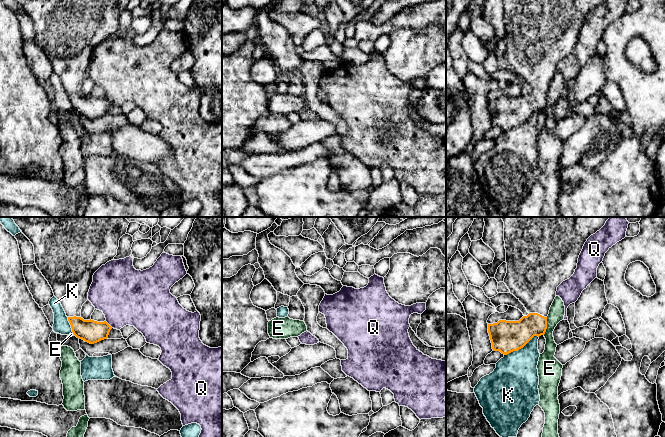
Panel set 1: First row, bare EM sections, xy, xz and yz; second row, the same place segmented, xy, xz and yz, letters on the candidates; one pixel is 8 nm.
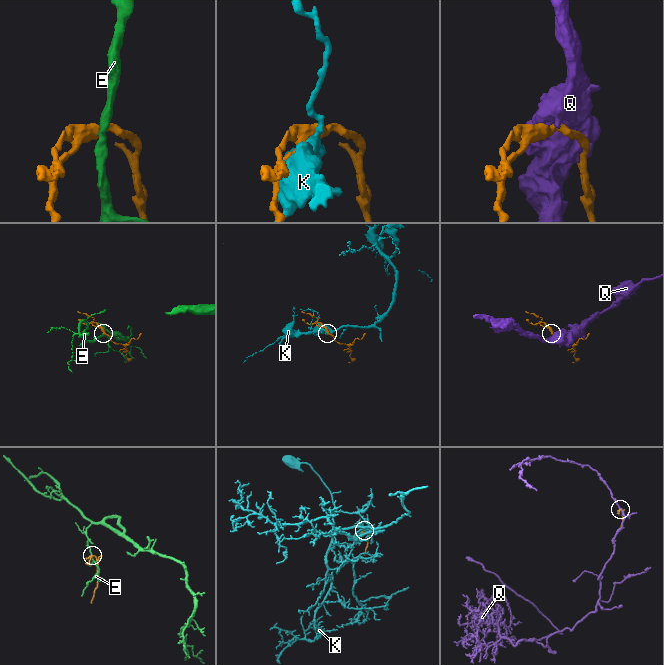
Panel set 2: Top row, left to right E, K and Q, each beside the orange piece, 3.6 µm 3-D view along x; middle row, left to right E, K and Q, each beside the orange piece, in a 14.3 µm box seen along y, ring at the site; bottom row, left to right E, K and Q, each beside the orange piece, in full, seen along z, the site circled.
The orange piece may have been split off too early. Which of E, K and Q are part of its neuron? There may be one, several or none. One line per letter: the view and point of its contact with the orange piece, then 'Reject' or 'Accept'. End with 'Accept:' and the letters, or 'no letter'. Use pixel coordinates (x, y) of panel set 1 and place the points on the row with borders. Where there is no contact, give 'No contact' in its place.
E: Touches orange at yz (546, 326). Reject
K: Touches orange at yz (521, 347). Reject
Q: Touches orange at xy (108, 324). Reject
Accept: no letter

